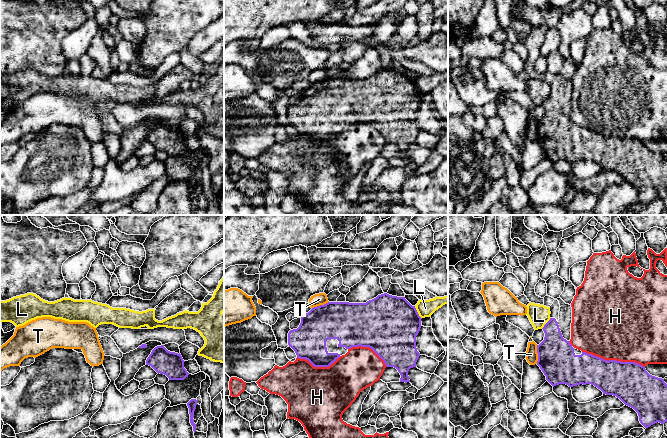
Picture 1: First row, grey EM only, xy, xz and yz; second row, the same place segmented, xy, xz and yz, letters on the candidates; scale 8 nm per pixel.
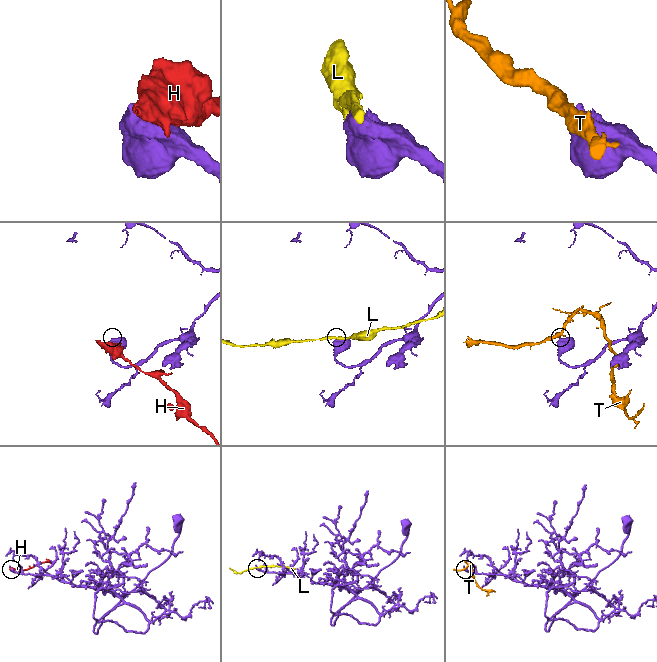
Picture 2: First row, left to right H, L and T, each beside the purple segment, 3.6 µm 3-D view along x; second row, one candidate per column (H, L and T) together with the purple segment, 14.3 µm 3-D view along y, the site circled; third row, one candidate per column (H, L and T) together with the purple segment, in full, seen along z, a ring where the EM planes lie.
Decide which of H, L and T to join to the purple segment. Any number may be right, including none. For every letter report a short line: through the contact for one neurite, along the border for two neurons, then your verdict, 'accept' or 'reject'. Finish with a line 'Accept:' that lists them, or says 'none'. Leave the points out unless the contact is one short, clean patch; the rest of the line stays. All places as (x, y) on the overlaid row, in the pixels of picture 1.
H: reject
L: reject
T: line yz (536, 345), (537, 363); reject
Accept: none

